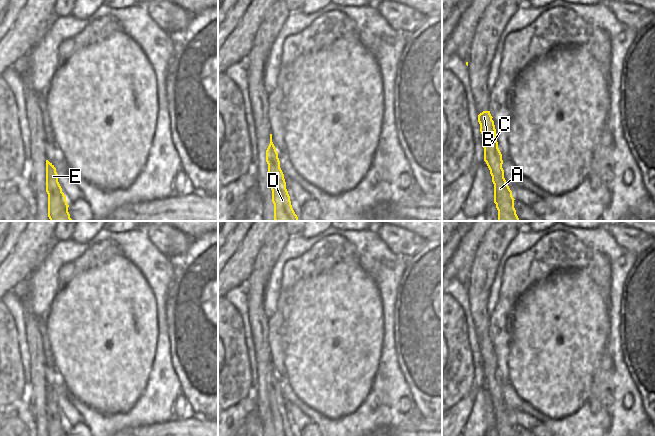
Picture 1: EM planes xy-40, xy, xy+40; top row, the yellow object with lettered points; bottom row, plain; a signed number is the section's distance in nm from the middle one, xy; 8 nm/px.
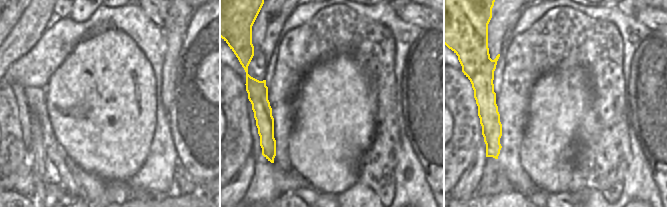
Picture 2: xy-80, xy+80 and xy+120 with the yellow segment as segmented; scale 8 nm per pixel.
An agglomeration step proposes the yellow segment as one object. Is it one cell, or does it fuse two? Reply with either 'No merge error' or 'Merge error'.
No merge error.

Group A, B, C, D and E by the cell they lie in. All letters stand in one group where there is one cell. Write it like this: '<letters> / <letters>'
A B C D E

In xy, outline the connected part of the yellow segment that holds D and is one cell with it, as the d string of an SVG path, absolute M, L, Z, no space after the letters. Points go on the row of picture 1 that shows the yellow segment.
M270 134L270 144L266 150L266 162L268 164L268 176L272 190L272 202L274 204L274 220L299 221L292 208L290 196L286 189L286 182L280 168L278 153L272 142L272 134Z

